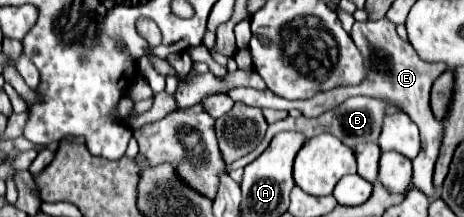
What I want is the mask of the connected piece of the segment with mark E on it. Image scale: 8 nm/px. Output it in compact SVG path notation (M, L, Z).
M382 18L382 20L366 20L366 22L354 22L352 26L352 40L354 44L358 46L358 50L362 52L364 60L366 60L366 66L368 66L368 78L360 84L360 86L344 86L340 90L328 90L324 94L316 94L316 98L310 98L310 100L284 100L276 94L272 94L270 90L254 90L254 88L232 88L228 90L226 94L234 100L234 102L242 102L242 104L248 104L248 106L258 106L258 108L280 108L280 110L292 110L292 108L298 108L304 112L306 118L316 118L336 106L340 106L340 102L344 102L346 98L350 96L372 96L372 98L380 98L384 102L390 102L398 108L402 108L414 122L416 126L420 128L420 140L422 140L422 150L420 154L412 160L412 166L414 166L414 178L412 178L412 184L424 192L430 200L436 200L440 198L436 188L434 188L434 182L432 182L432 174L434 174L434 164L436 164L436 158L438 158L438 148L440 148L440 140L442 140L442 126L440 122L434 118L428 102L430 102L430 88L432 88L432 82L448 70L448 66L444 62L424 62L418 58L418 54L412 50L412 46L408 46L408 42L404 42L396 30L396 26L388 20L388 18Z

